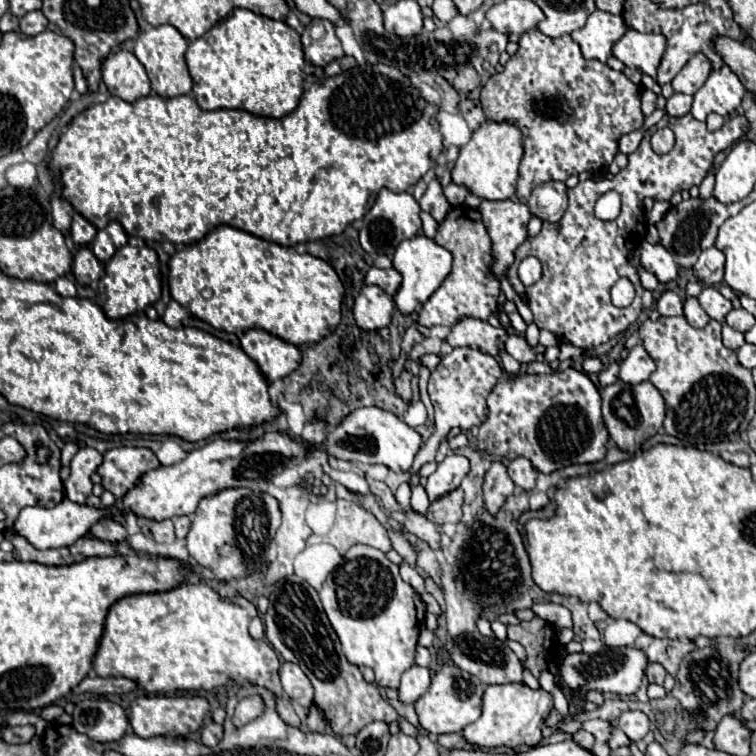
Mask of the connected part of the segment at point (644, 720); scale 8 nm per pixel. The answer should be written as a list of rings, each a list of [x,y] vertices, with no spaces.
[[[639,710],[623,712],[617,722],[619,722],[619,728],[627,734],[627,738],[631,742],[639,742],[649,732],[649,728],[651,728],[649,718],[643,712],[639,712]]]

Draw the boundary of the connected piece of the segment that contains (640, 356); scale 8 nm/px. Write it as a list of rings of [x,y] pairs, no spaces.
[[[635,346],[635,348],[631,348],[627,360],[621,364],[619,380],[629,384],[629,386],[635,386],[635,384],[647,382],[649,376],[653,374],[653,370],[655,370],[655,364],[649,358],[649,354],[645,352],[645,348]]]

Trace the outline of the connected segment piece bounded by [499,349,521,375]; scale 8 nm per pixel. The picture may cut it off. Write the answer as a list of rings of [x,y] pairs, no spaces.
[[[504,349],[501,350],[499,356],[502,360],[502,368],[510,375],[516,375],[519,373],[519,369],[521,367],[521,363],[515,360],[512,356],[510,356]]]

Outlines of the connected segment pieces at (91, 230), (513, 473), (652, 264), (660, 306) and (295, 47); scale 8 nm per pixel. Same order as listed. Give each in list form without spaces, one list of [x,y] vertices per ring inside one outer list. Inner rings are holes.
[[[79,212],[73,214],[73,222],[71,222],[71,238],[77,246],[87,246],[97,234],[97,228],[85,220]]]
[[[517,458],[517,460],[511,460],[507,464],[507,474],[509,478],[515,482],[517,488],[521,488],[523,492],[531,492],[535,488],[535,470],[533,466],[529,464],[529,460],[525,458]]]
[[[645,240],[641,244],[639,252],[641,252],[643,268],[651,270],[659,278],[659,282],[669,282],[669,280],[677,278],[679,268],[677,268],[677,264],[667,248],[663,248],[661,244],[651,244]]]
[[[665,292],[657,300],[657,310],[661,316],[683,316],[683,300],[675,292]]]
[[[233,10],[227,18],[213,24],[201,38],[189,42],[185,62],[189,74],[193,78],[193,96],[201,110],[219,110],[219,108],[235,108],[247,110],[255,116],[265,118],[283,118],[293,112],[303,94],[303,46],[301,36],[289,28],[283,20],[273,20],[267,16],[253,14],[249,10]]]

